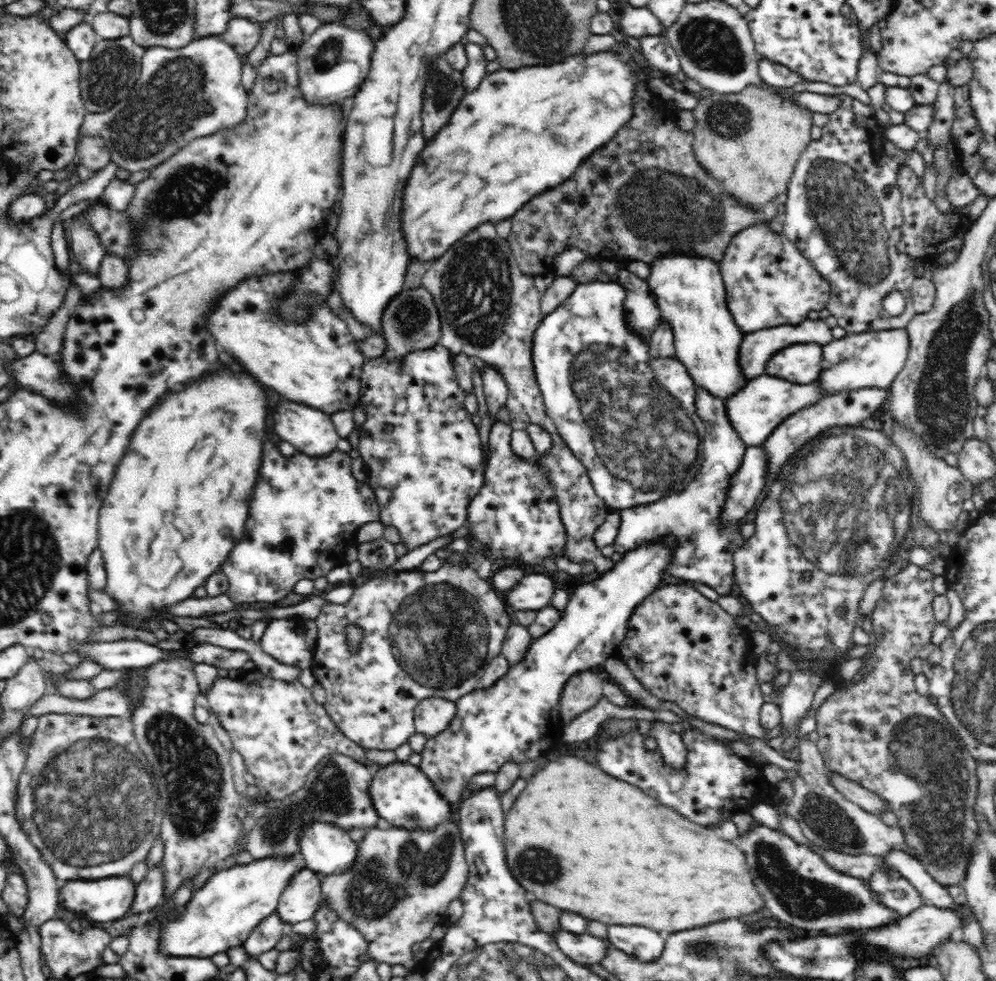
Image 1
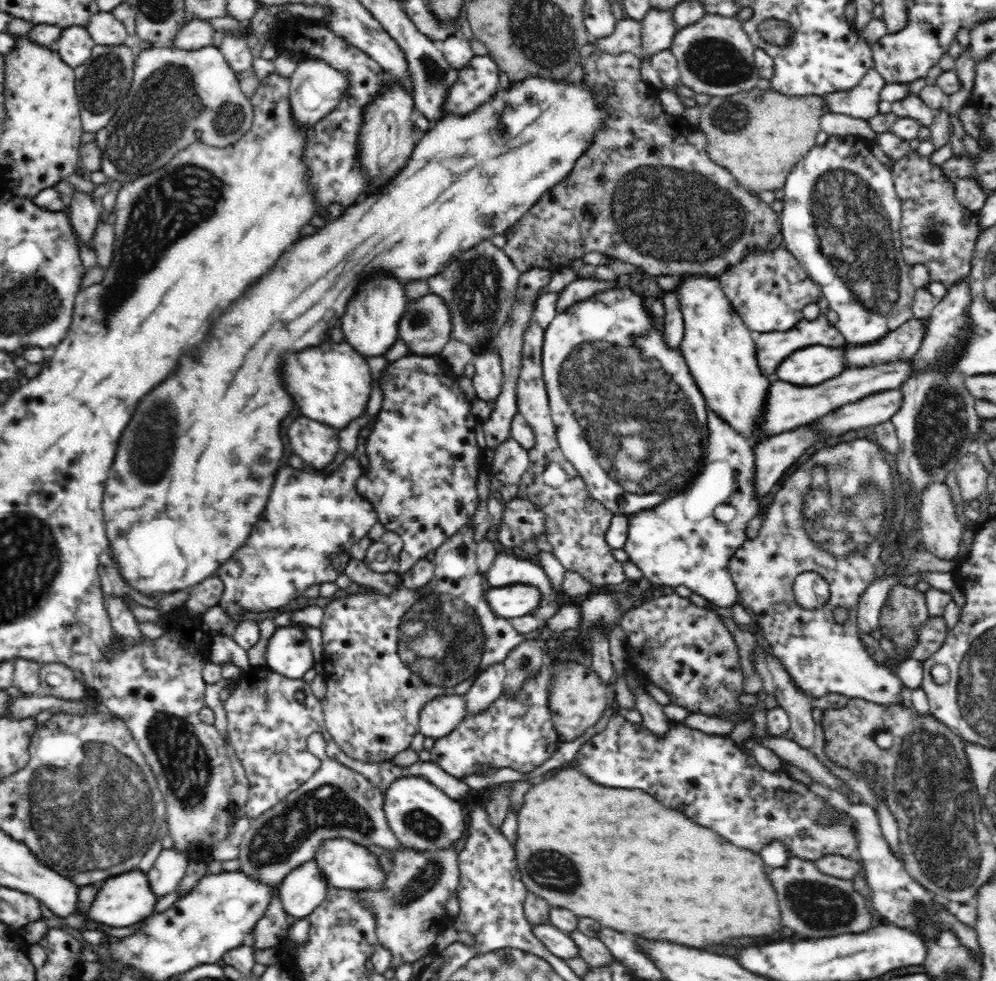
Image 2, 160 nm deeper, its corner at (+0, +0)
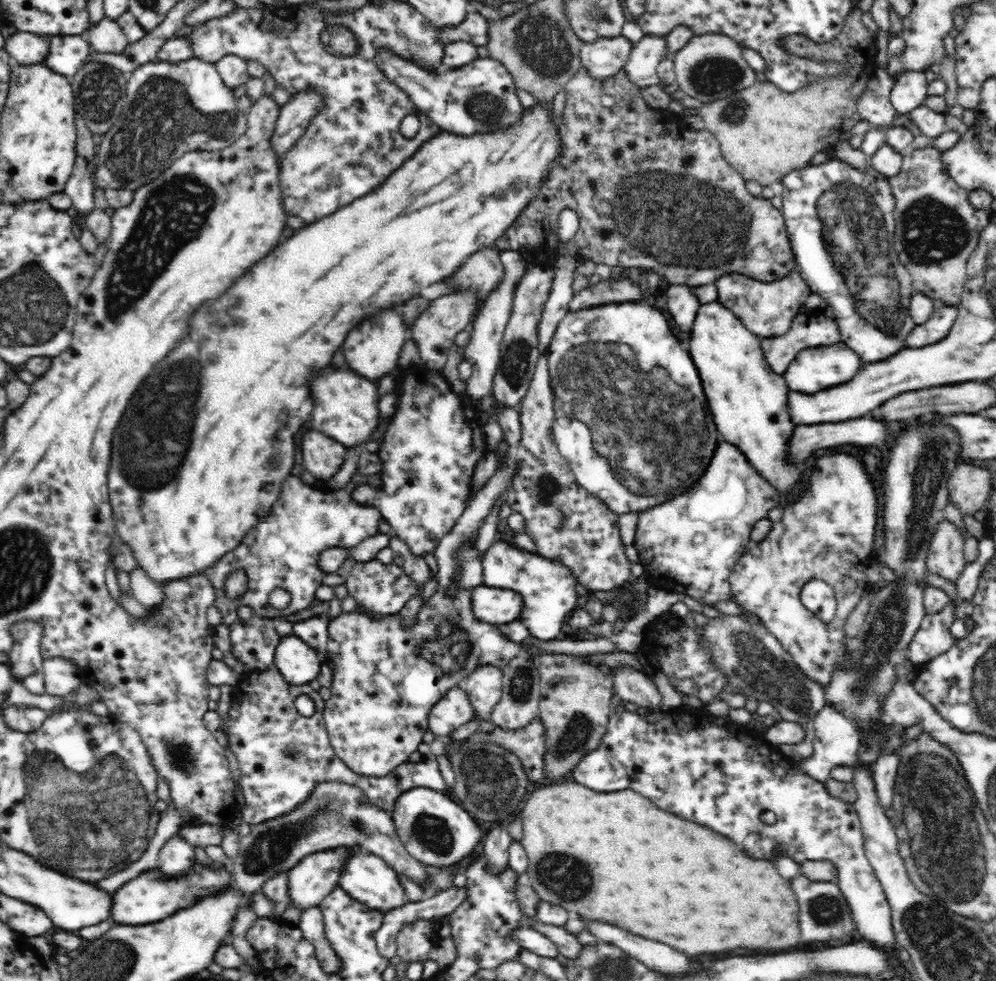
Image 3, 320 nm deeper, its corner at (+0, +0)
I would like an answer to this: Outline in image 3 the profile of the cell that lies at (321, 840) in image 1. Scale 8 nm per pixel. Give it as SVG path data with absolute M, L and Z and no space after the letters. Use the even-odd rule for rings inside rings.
M352 849L349 858L342 864L342 874L338 880L338 886L342 887L352 898L363 902L372 910L388 911L392 908L400 908L409 902L406 891L398 880L396 873L388 864L376 854L364 850Z

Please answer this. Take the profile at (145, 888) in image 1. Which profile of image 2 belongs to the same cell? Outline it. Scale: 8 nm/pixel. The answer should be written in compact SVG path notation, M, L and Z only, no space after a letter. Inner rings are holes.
M169 846L168 849L162 849L158 856L157 862L150 868L147 873L150 889L154 891L156 897L166 896L176 890L180 880L186 875L186 868L191 860L181 854L178 849Z

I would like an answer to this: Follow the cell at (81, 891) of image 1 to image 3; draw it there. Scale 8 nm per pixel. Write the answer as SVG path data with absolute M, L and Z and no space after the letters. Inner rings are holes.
M198 863L188 874L177 877L166 877L156 869L142 871L136 878L129 879L130 882L126 882L114 894L114 908L112 908L110 918L114 918L116 922L112 920L111 923L122 926L139 926L168 918L181 907L188 907L194 899L204 898L204 894L208 894L209 891L218 891L222 887L232 886L228 869L229 867L222 867L215 870Z

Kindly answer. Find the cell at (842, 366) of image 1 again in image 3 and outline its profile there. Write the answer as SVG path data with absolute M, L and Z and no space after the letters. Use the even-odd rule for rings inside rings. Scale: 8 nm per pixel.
M944 305L934 311L930 320L924 325L914 326L905 339L907 348L922 348L940 342L951 332L958 315L955 305Z

